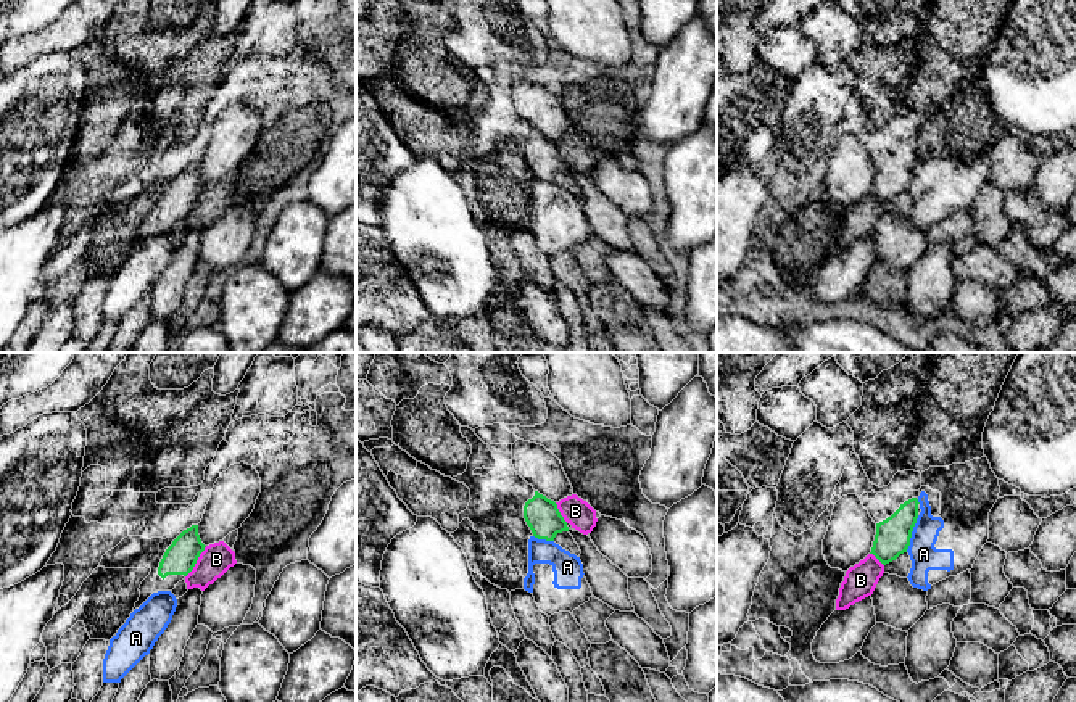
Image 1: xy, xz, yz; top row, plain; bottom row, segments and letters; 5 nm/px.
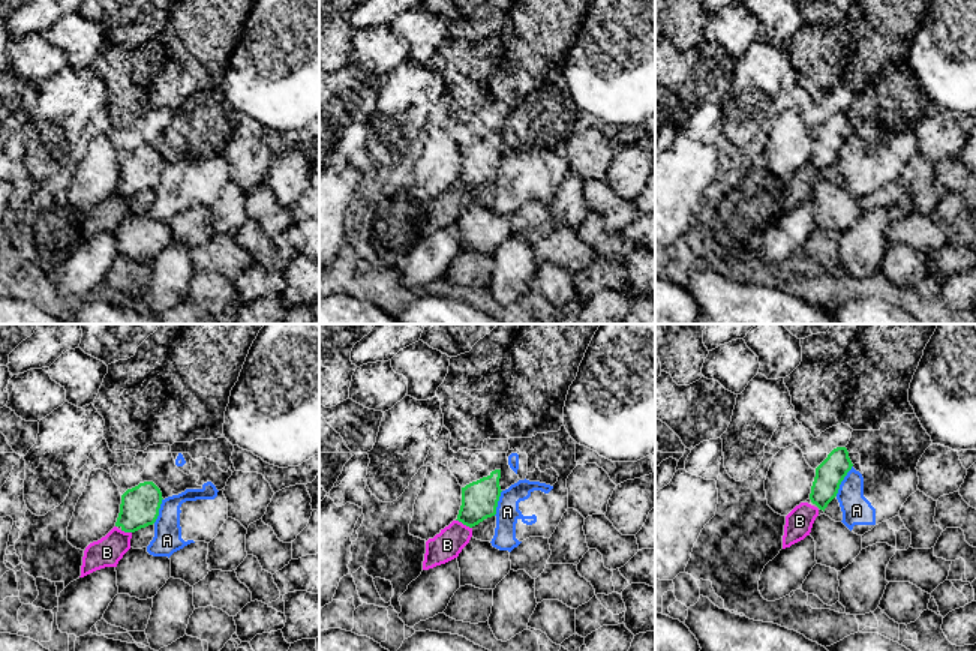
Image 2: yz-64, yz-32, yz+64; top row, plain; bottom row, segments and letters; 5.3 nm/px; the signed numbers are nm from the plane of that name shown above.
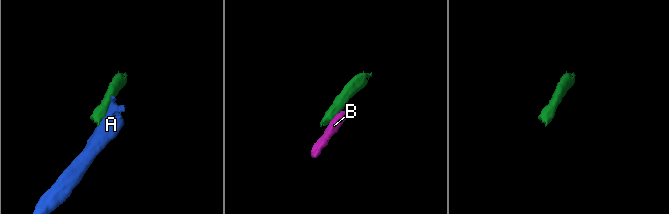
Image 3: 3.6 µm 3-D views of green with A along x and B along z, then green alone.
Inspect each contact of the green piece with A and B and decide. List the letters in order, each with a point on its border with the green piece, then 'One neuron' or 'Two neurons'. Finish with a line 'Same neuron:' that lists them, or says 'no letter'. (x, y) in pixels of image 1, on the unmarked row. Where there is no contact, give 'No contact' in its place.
A: Touches green at yz (910, 173). Two neurons
B: Touches green at xy (195, 202). Two neurons
Same neuron: no letter

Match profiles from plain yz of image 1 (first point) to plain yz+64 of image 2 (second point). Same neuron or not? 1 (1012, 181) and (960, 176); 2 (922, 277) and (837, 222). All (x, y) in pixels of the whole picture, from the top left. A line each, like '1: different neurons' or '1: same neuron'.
1: different neurons
2: different neurons

